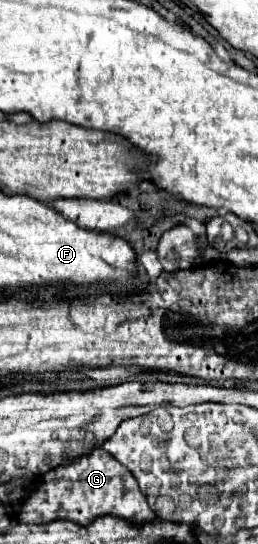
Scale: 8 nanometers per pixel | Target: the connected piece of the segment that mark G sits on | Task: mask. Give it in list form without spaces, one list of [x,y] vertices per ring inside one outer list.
[[[98,448],[90,456],[80,458],[74,464],[58,466],[46,472],[30,492],[26,502],[22,502],[18,522],[44,524],[56,518],[66,518],[82,526],[88,526],[92,520],[104,514],[114,514],[134,524],[146,524],[156,520],[154,512],[146,502],[146,496],[140,492],[138,482],[134,482],[130,470],[118,464],[116,458],[106,454],[106,450]]]

